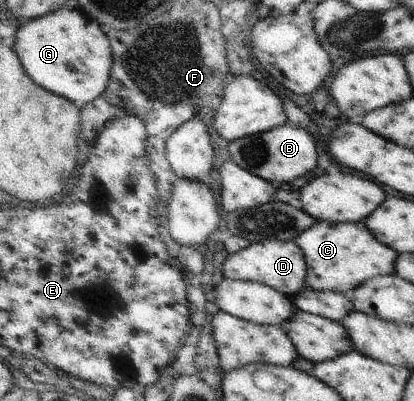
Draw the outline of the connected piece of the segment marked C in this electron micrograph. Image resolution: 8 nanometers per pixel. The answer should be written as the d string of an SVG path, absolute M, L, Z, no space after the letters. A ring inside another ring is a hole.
M316 221L308 230L294 238L304 254L306 263L305 286L316 291L334 291L349 295L366 280L378 275L395 274L396 252L390 246L378 242L377 238L360 223L333 223Z

